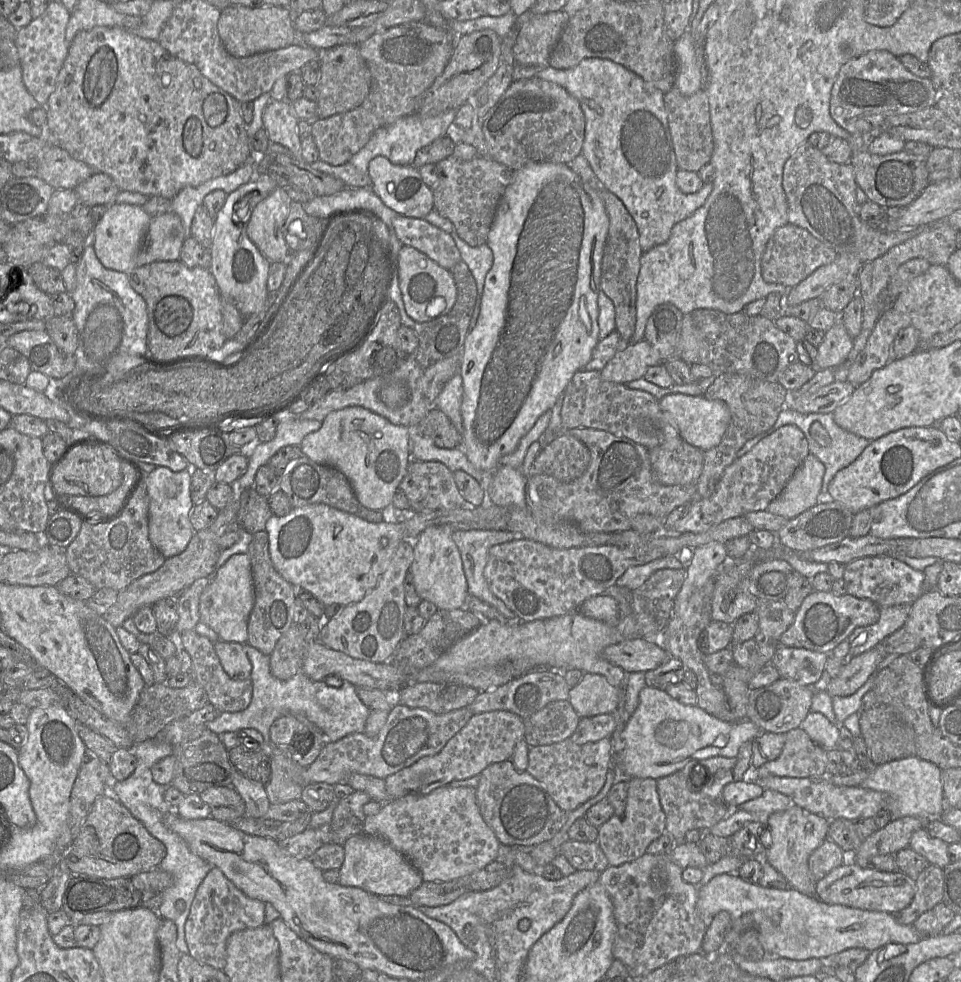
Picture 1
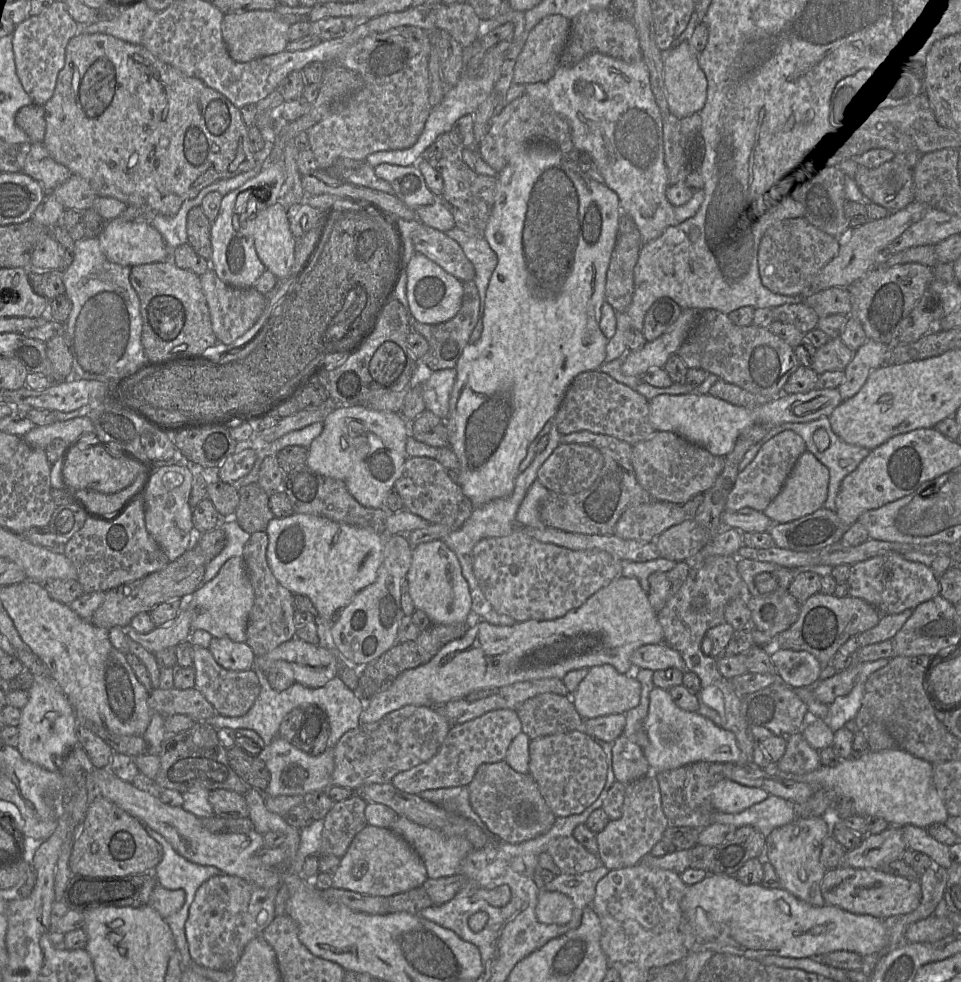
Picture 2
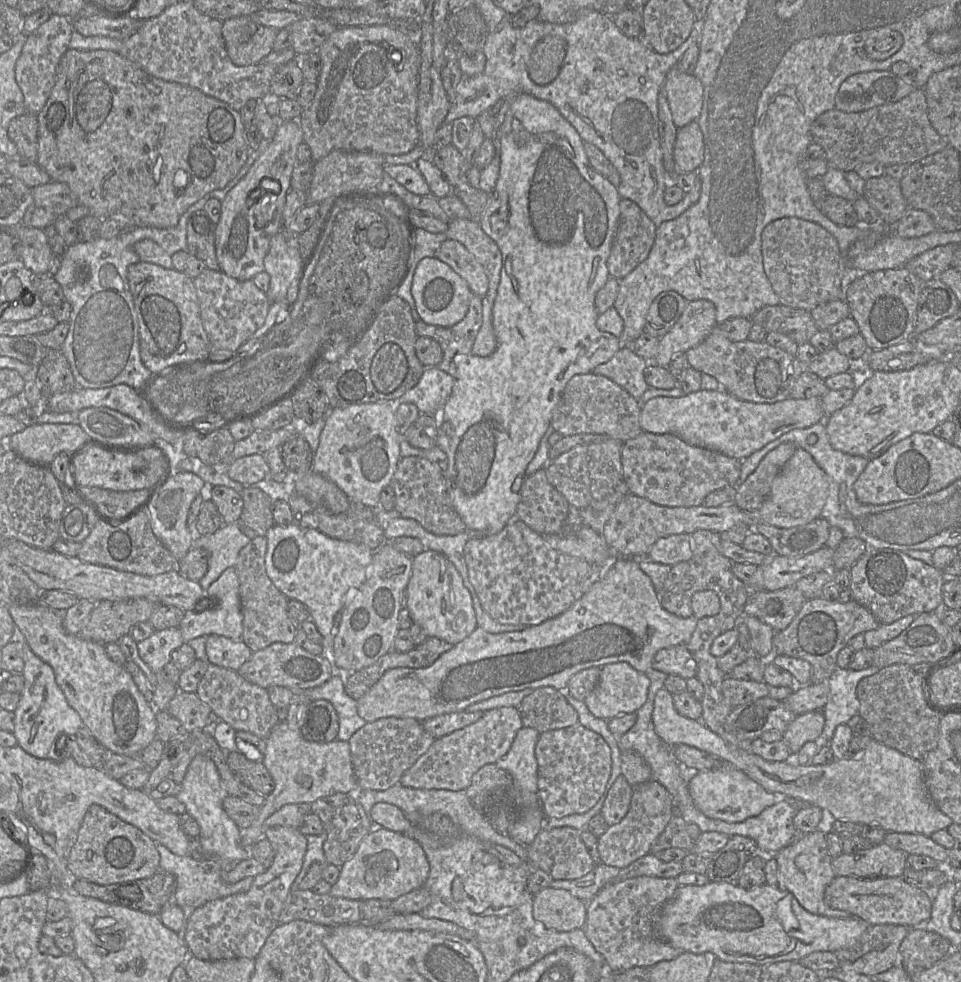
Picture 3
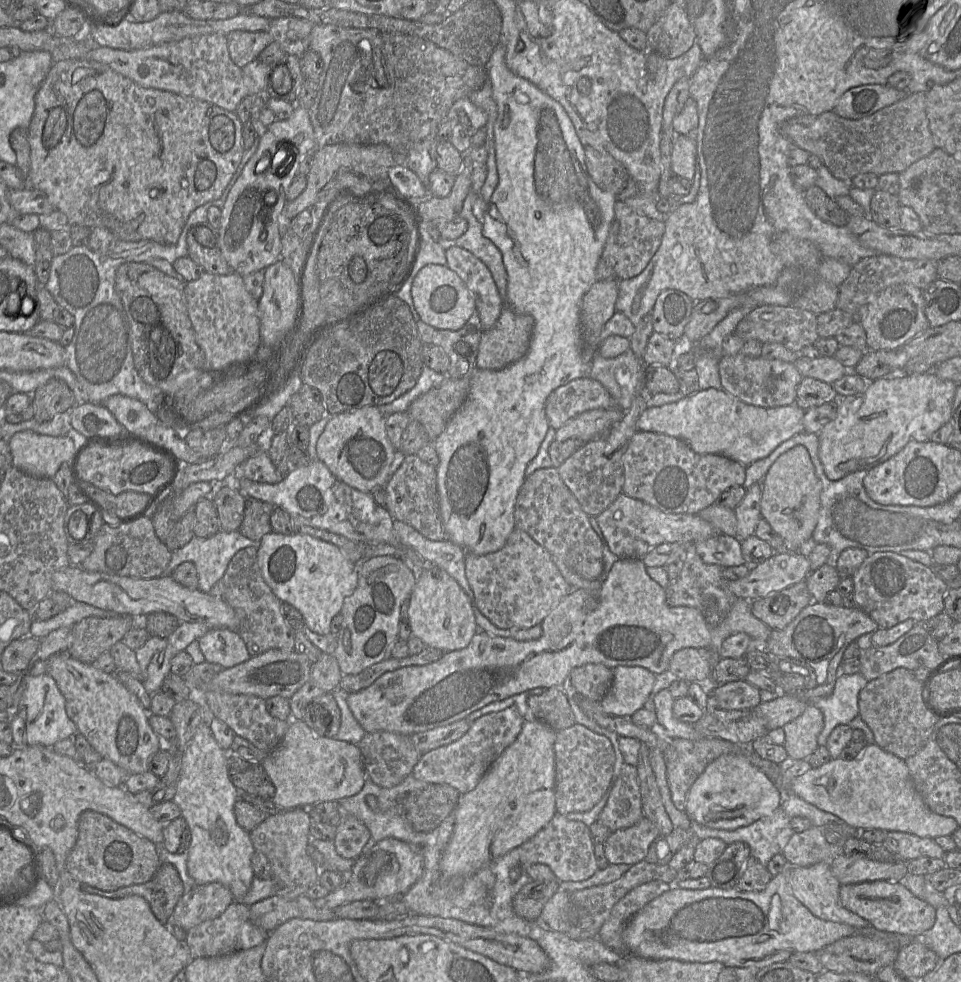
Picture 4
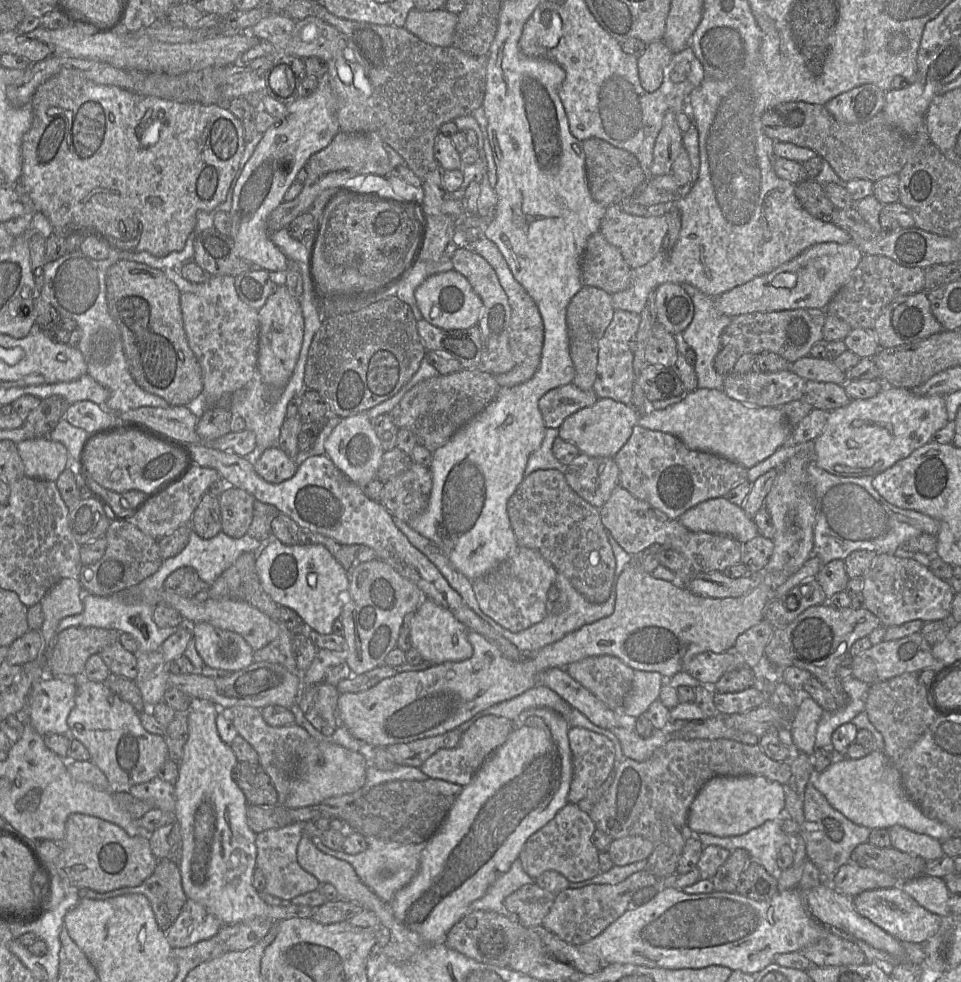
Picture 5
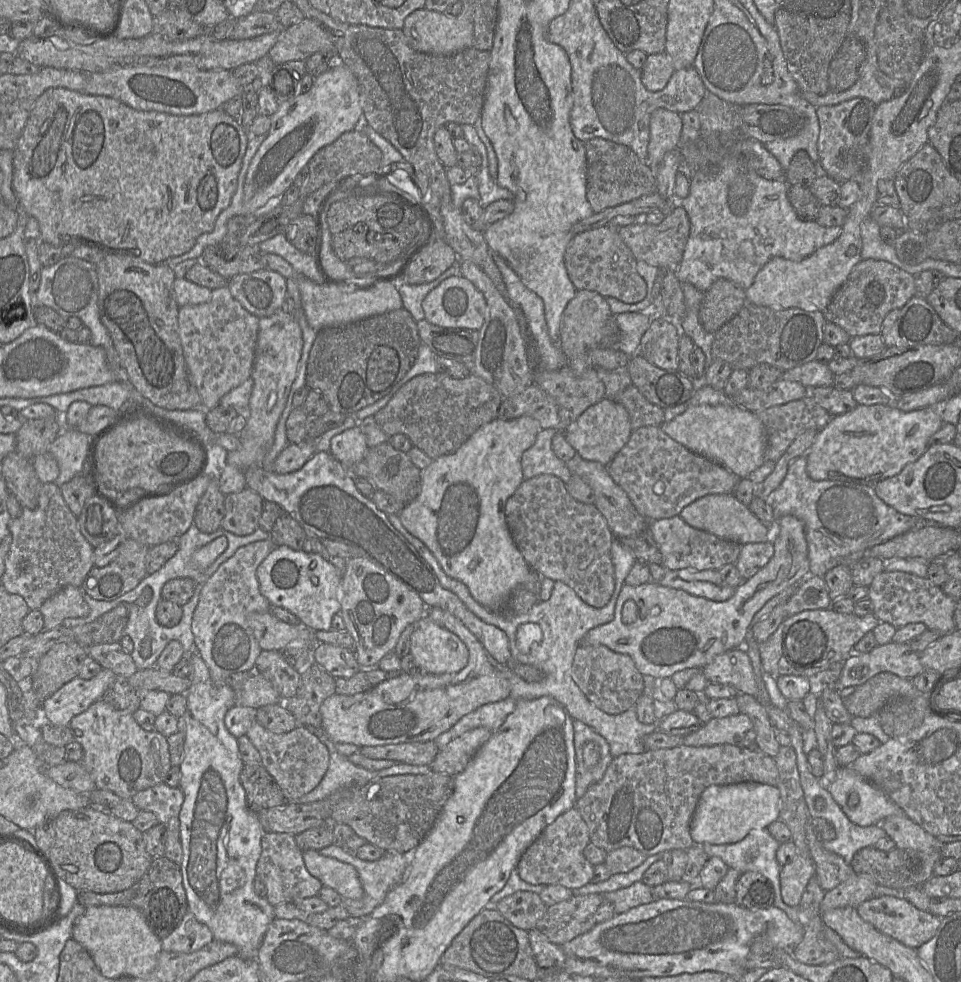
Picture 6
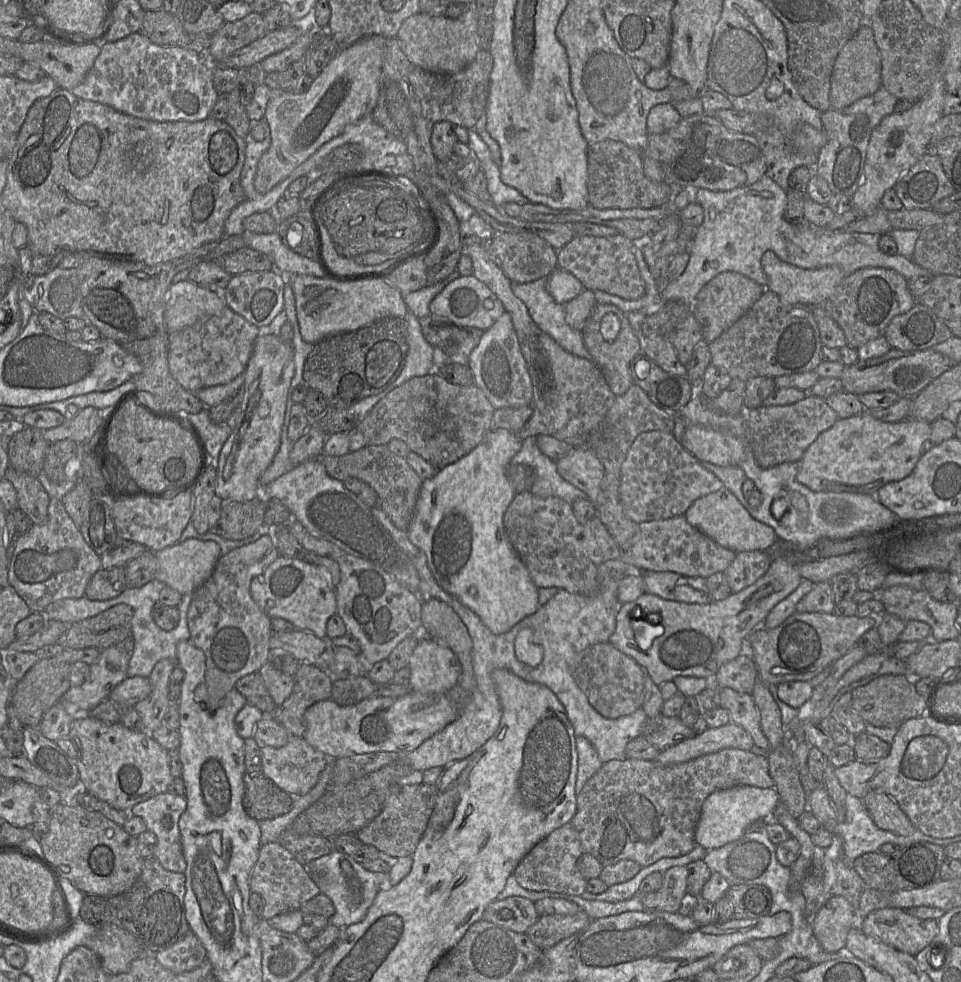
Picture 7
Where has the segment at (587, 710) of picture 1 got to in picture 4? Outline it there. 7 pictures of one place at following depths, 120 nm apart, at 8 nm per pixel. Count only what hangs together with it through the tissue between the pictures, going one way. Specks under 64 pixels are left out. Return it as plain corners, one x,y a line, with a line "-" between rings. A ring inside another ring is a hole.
617,666
612,669
611,686
599,704
608,714
631,717
637,710
644,708
656,674
638,666

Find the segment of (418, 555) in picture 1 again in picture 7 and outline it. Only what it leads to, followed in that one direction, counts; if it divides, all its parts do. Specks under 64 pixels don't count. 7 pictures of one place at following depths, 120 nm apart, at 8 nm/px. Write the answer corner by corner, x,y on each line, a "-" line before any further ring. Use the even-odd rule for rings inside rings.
432,637
420,640
410,662
411,692
444,694
458,683
461,664
456,654
446,645

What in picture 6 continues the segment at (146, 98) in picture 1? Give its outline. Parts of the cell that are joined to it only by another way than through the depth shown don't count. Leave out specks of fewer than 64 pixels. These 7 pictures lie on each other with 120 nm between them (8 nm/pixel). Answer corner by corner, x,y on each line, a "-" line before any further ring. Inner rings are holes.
50,88
36,100
26,125
16,142
13,157
13,191
26,213
39,224
41,241
63,247
67,243
88,245
108,254
130,255
159,264
167,258
189,251
197,238
213,230
218,215
227,208
237,188
237,178
248,145
240,122
222,109
198,115
171,115
157,111
139,111
107,96
88,95
66,88

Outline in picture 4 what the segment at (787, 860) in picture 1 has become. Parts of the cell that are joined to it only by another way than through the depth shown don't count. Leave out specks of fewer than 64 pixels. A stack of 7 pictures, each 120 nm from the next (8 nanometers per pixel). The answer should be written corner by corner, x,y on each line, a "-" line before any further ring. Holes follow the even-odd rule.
818,863
790,869
789,883
793,895
817,918
835,923
865,928
869,923
847,910
840,902
841,884
833,875
830,865

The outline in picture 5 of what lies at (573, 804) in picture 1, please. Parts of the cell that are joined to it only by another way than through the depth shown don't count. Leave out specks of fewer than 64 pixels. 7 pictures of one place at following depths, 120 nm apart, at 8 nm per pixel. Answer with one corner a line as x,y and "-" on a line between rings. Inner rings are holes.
569,728
568,741
572,779
567,800
578,807
578,802
606,780
613,767
614,749
606,738
583,728

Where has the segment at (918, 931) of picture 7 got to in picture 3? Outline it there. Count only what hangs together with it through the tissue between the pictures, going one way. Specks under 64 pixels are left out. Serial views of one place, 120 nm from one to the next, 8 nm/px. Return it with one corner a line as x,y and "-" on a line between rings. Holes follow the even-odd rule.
836,876
825,888
825,903
850,913
869,925
892,924
917,927
931,916
932,893
908,883
902,877

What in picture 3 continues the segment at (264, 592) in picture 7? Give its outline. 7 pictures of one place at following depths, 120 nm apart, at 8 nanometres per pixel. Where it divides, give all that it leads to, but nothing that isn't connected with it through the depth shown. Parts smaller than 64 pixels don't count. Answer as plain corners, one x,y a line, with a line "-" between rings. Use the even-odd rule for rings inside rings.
296,523
289,526
275,524
265,537
267,576
288,599
298,600
307,606
310,619
323,637
323,655
329,655
332,659
334,617
366,580
373,551
364,545
334,539
316,529
301,527

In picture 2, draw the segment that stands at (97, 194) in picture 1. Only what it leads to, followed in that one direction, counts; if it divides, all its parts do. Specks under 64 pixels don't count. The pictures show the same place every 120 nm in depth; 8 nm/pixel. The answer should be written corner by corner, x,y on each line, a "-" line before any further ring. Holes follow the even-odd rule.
71,175
65,182
52,190
56,199
65,209
84,211
92,208
96,193
81,176

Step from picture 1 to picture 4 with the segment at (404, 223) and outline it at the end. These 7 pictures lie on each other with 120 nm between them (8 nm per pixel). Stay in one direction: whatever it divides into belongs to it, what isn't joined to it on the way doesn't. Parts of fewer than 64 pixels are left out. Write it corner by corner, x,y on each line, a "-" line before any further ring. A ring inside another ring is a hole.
450,246
445,249
446,266
454,271
473,295
483,331
491,329
503,309
503,299
489,268
469,251

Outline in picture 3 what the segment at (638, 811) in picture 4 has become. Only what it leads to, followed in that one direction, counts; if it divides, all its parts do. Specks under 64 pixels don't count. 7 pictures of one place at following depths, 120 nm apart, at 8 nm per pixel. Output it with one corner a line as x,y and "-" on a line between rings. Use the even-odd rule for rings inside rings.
620,774
613,783
599,812
608,826
619,823
625,817
629,809
632,792
633,787

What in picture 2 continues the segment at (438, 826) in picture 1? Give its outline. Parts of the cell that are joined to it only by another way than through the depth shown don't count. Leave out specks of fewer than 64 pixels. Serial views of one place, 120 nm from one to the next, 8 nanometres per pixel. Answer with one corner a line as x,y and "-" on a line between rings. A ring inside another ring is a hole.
398,816
390,827
417,852
429,878
437,879
459,873
465,857
474,849
463,836
449,836
438,830

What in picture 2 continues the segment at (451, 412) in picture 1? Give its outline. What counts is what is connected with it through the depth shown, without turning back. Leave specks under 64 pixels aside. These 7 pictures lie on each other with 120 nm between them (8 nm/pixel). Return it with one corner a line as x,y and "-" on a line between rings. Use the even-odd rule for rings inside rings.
456,368
434,371
422,384
426,410
443,420
446,420
449,414
449,400
456,376

